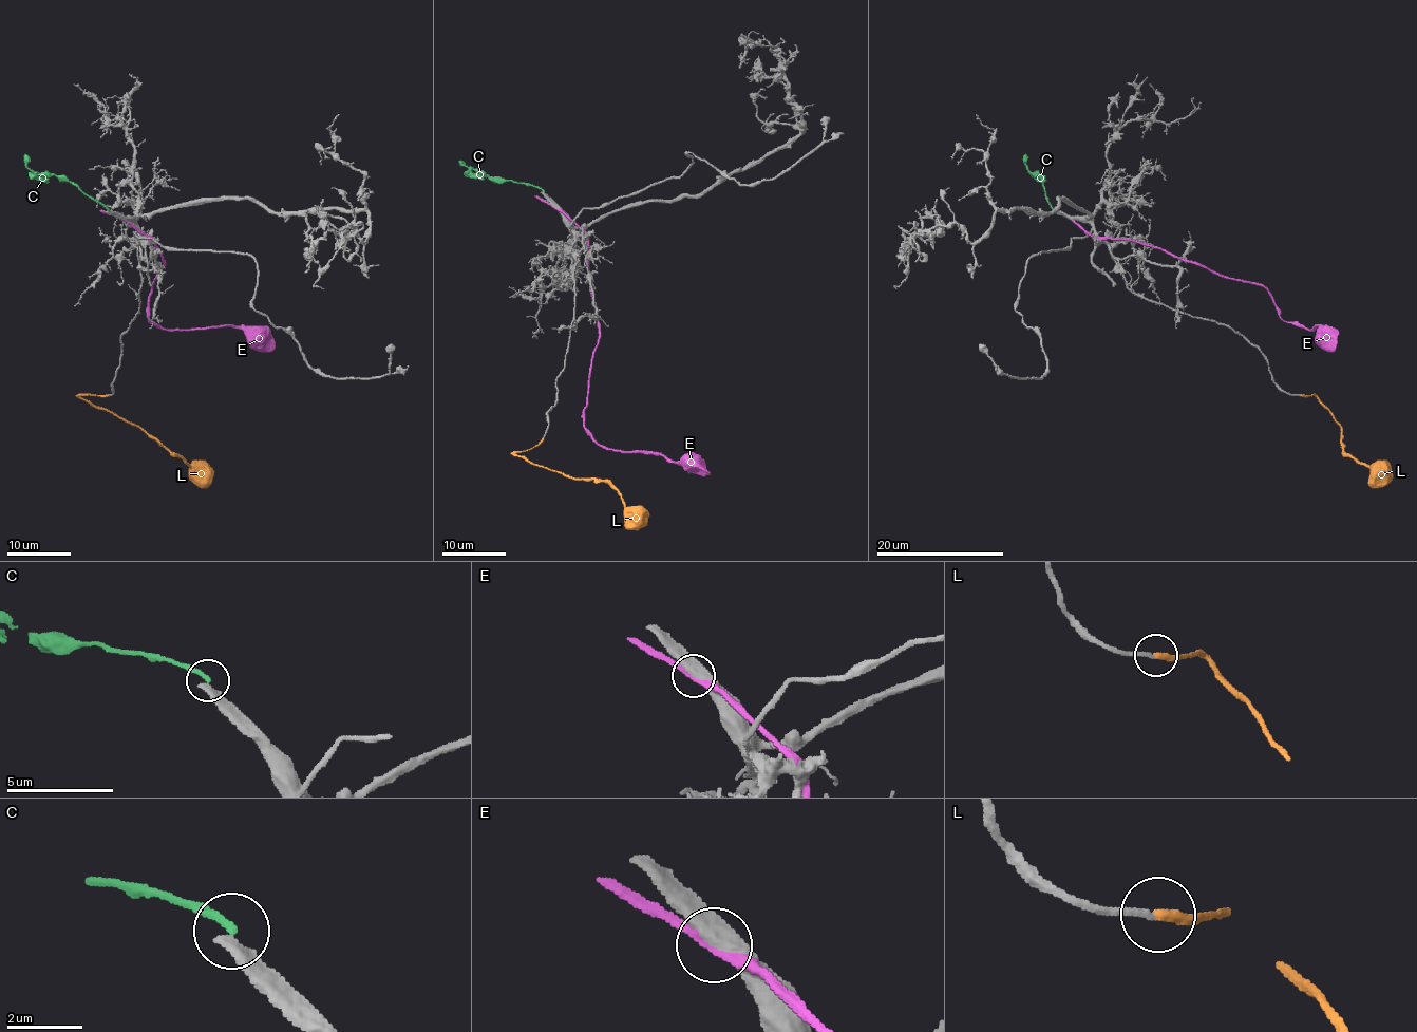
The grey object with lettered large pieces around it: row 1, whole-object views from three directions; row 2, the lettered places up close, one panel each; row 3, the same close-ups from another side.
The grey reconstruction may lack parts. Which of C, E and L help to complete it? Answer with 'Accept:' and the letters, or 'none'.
Accept: L

